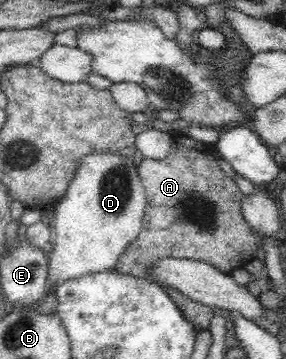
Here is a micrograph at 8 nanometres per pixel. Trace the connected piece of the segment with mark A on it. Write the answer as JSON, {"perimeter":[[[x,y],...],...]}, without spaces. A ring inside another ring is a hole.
{"perimeter":[[[175,133],[172,135],[171,153],[167,157],[161,161],[139,158],[138,162],[138,176],[146,193],[146,208],[139,234],[129,243],[128,249],[119,255],[115,271],[148,280],[145,274],[147,263],[175,257],[205,261],[220,272],[231,274],[233,270],[243,268],[256,258],[256,239],[241,211],[244,195],[231,174],[218,164],[210,145]]]}

